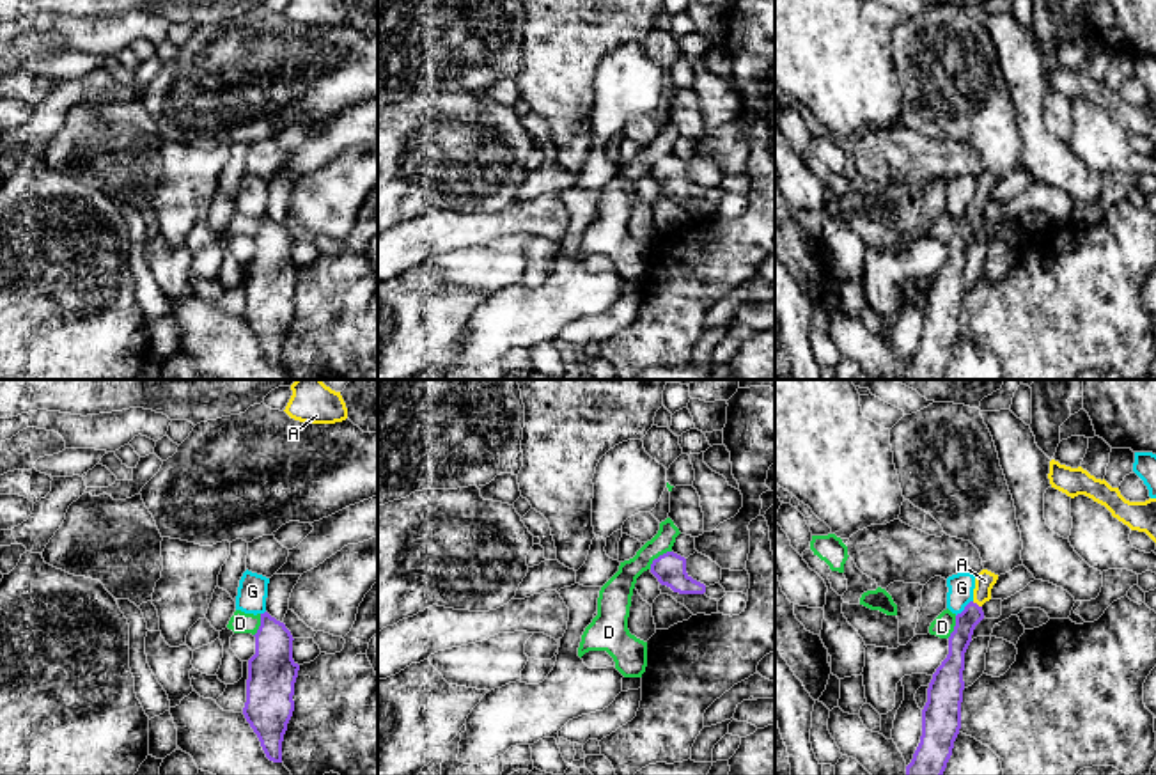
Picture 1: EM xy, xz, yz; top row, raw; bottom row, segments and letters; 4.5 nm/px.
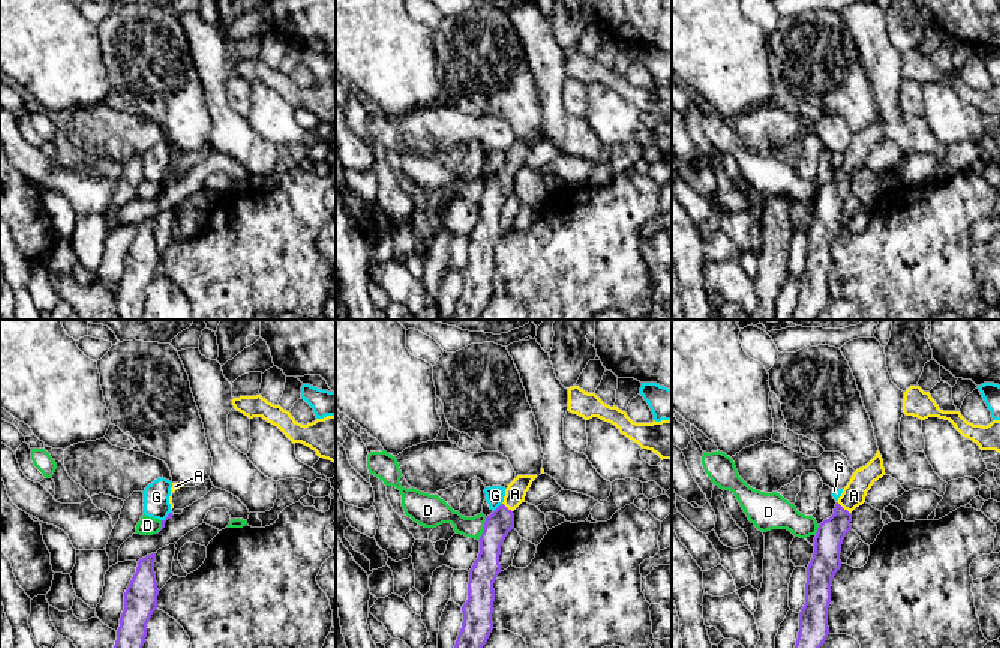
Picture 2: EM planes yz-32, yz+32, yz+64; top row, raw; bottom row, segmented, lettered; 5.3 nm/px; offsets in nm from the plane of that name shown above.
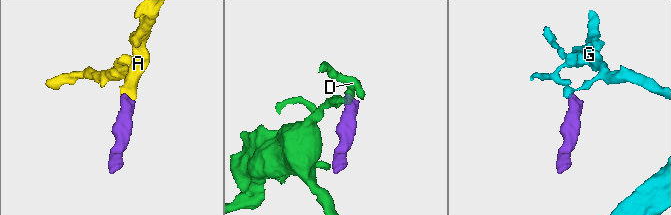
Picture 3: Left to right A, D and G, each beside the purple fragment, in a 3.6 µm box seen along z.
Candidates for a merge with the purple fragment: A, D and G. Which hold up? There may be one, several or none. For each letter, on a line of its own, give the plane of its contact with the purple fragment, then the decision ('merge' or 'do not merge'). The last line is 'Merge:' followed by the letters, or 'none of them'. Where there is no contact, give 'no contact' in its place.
A: yz | merge
D: xz | do not merge
G: yz | do not merge
Merge: A

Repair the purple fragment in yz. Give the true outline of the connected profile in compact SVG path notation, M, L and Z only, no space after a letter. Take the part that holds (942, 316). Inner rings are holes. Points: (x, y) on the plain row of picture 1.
M982 172L975 179L973 202L956 218L949 257L933 277L922 312L922 339L906 369L906 380L941 380L961 332L965 255L975 229L984 222L982 207L991 202L998 177Z

